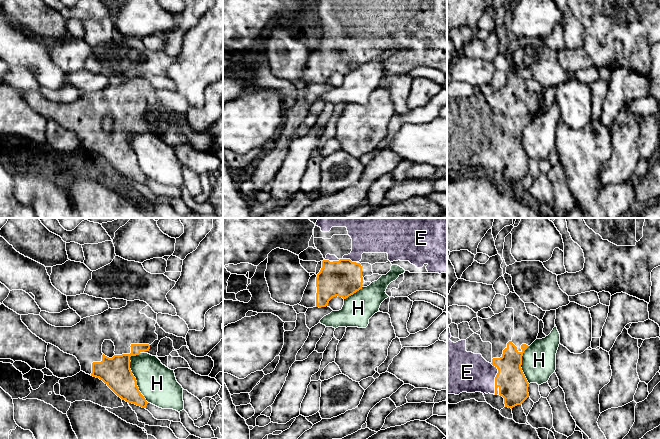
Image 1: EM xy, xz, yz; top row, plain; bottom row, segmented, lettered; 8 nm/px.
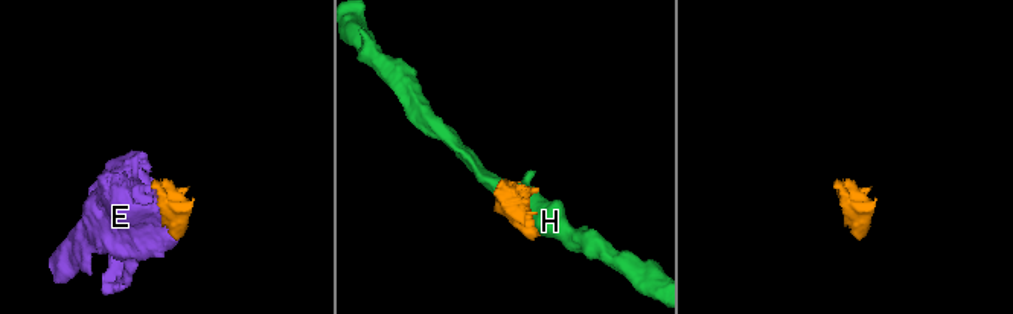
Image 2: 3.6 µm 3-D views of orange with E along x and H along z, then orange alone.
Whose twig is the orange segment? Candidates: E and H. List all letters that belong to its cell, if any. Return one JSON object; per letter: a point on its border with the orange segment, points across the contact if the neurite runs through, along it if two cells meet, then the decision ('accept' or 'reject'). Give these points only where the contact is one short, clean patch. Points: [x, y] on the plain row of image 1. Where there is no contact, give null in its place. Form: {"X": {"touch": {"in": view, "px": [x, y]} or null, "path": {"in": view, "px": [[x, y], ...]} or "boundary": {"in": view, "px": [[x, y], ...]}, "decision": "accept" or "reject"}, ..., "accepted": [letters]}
{"E": {"touch": {"in": "yz", "px": [495, 154]}, "decision": "accept"}, "H": {"touch": {"in": "xy", "px": [135, 155]}, "decision": "reject"}, "accepted": ["E"]}

